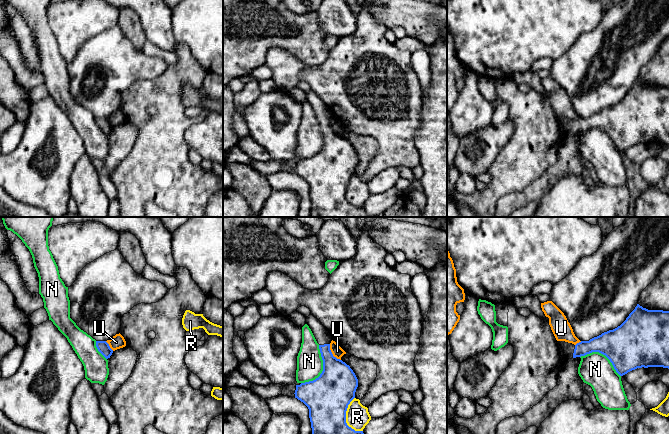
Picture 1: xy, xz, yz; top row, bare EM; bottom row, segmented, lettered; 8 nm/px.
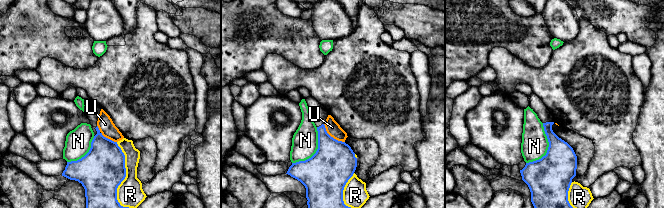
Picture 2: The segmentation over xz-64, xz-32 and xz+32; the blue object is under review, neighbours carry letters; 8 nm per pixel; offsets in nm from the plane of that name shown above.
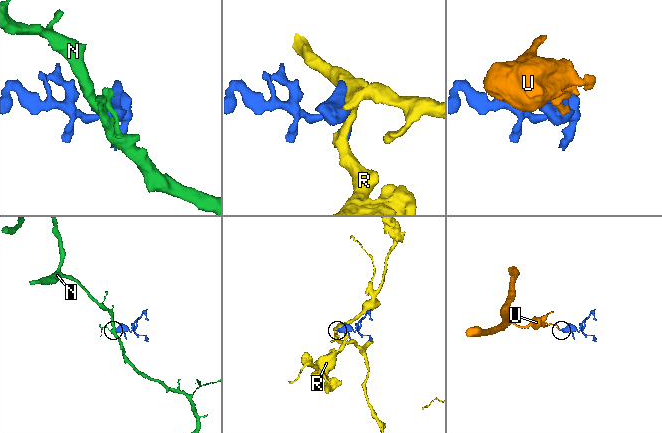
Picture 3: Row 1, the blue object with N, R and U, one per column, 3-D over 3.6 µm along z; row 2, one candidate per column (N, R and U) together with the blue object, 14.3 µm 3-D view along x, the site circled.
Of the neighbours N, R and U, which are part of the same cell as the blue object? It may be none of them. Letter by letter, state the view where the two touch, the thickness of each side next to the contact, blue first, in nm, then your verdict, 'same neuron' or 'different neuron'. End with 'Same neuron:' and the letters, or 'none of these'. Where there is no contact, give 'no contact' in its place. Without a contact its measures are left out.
N: contact in xz; calibres 360 and 200 nm; different neuron
R: contact in xz; calibres 360 and 190 nm; different neuron
U: contact in xz; calibres 320 and 90 nm; different neuron
Same neuron: none of these

